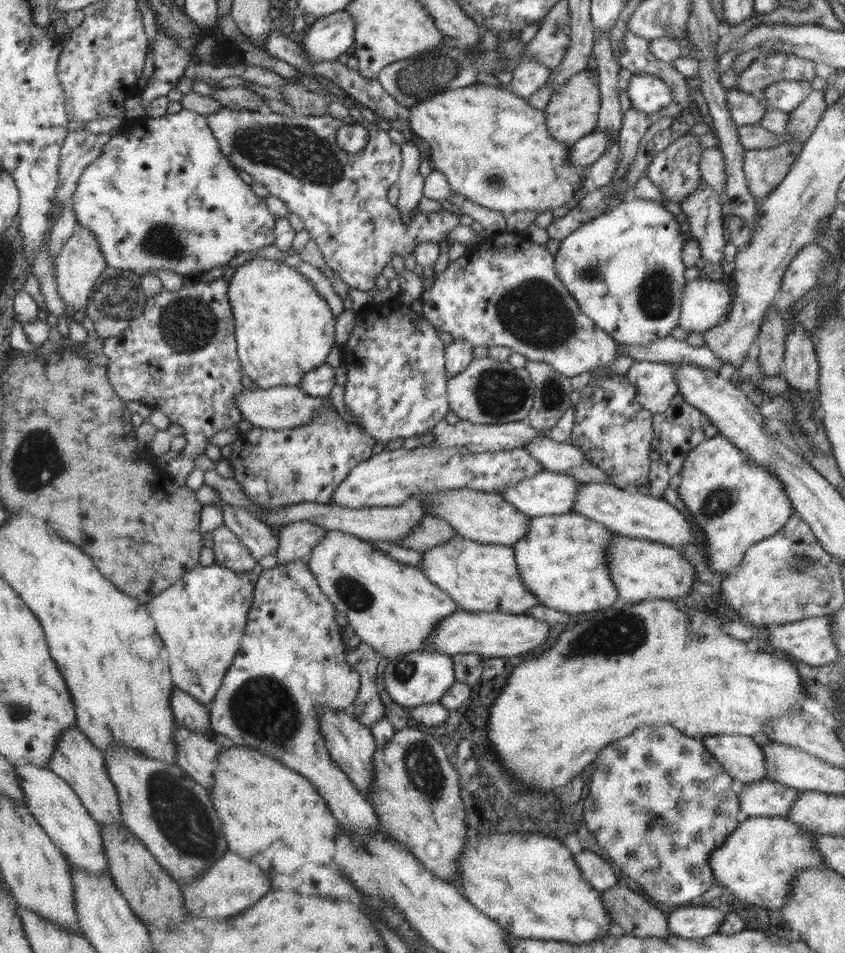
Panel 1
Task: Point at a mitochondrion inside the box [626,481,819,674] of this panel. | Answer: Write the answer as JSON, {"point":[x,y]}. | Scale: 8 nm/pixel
{"point":[717,502]}

